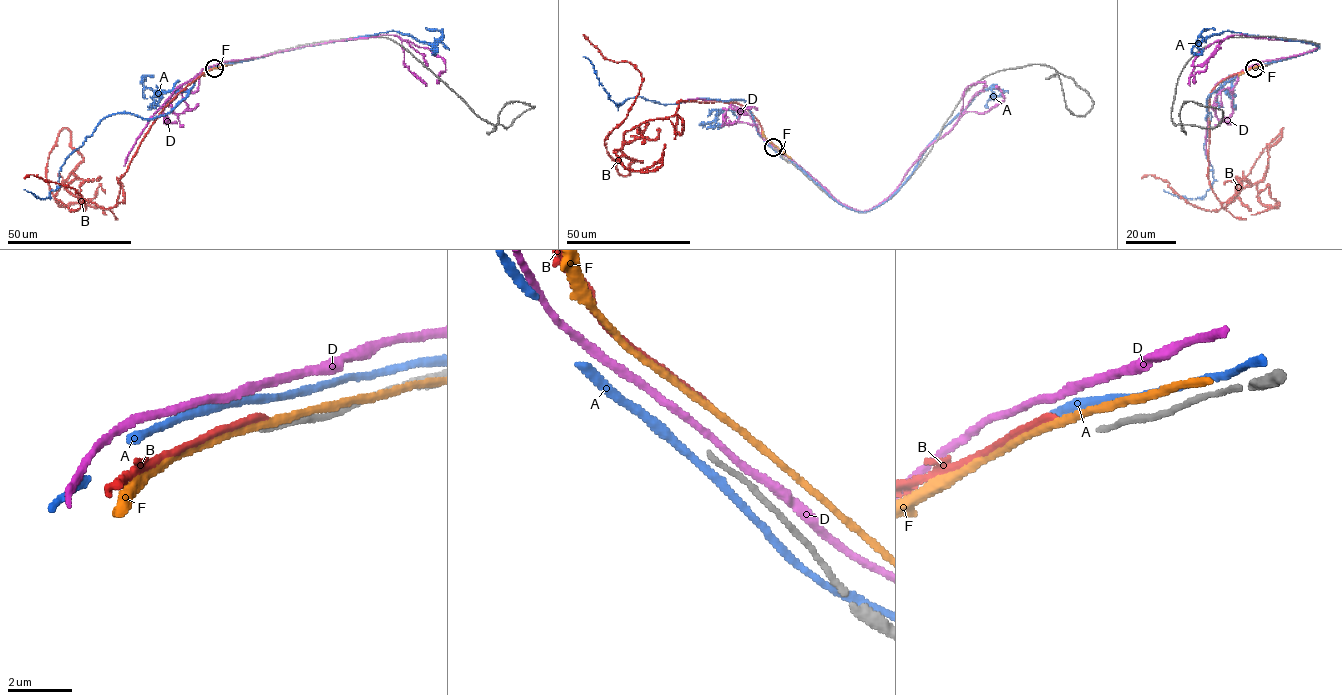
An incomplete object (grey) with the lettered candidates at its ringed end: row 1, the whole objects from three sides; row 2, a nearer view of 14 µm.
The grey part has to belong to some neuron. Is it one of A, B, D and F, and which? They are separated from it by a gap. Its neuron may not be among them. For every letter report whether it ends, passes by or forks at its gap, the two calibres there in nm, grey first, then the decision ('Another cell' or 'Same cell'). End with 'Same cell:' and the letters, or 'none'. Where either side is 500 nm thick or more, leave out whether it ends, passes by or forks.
A: It passes by. Thickness 150 nm (grey) against 280 nm. Another cell
B: It ends there. Thickness 150 nm (grey) against 220 nm. Another cell
D: It passes by. Thickness 150 nm (grey) against 220 nm. Another cell
F: It passes by. Thickness 150 nm (grey) against 240 nm. Another cell
Same cell: none

